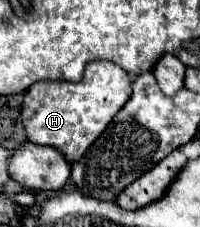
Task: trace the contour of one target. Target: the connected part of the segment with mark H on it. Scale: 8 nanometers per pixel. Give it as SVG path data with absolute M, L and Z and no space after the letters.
M92 61L78 83L34 83L22 101L22 125L28 141L58 149L68 163L80 161L92 141L106 129L124 101L128 101L132 93L130 85L130 75L110 61Z

